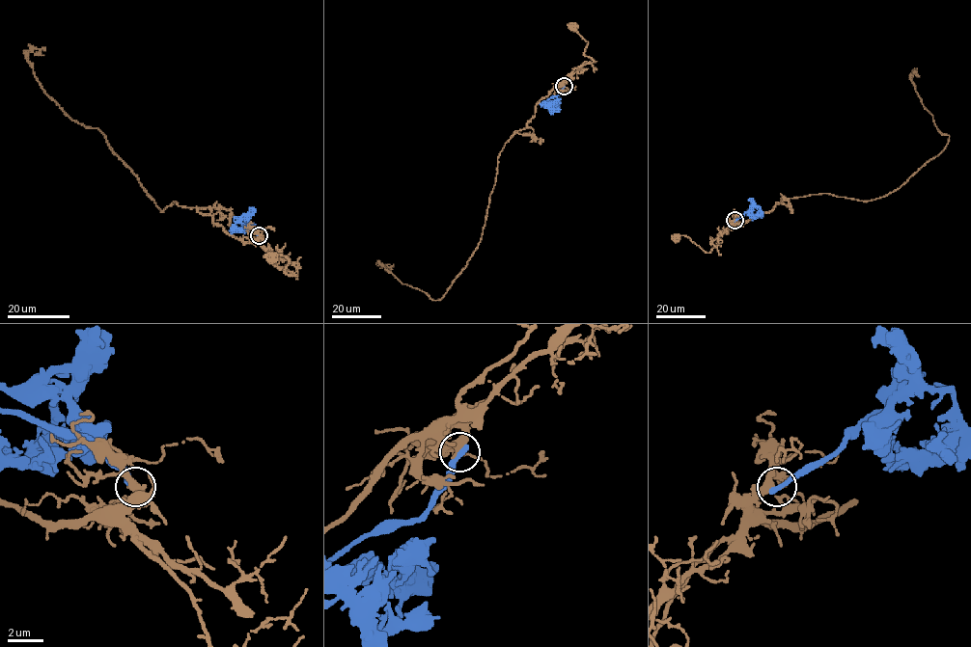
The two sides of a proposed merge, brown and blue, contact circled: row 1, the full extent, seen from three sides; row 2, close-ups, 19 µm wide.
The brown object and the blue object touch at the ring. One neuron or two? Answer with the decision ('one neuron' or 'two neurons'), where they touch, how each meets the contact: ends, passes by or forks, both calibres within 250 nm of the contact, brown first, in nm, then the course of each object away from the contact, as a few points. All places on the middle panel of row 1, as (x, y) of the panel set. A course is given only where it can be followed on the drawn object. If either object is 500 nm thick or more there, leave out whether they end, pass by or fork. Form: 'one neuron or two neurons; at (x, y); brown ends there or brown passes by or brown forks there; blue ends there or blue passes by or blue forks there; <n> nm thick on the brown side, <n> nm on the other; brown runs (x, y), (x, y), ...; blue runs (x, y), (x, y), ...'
two neurons; at (564, 86); brown passes by; blue ends there; 400 nm thick on the brown side, 360 nm on the other; brown runs (564, 86), (564, 78), (574, 68), (593, 61), (584, 54), (588, 43), (573, 27); blue runs (564, 86), (557, 96), (543, 102), (555, 102), (540, 103)

